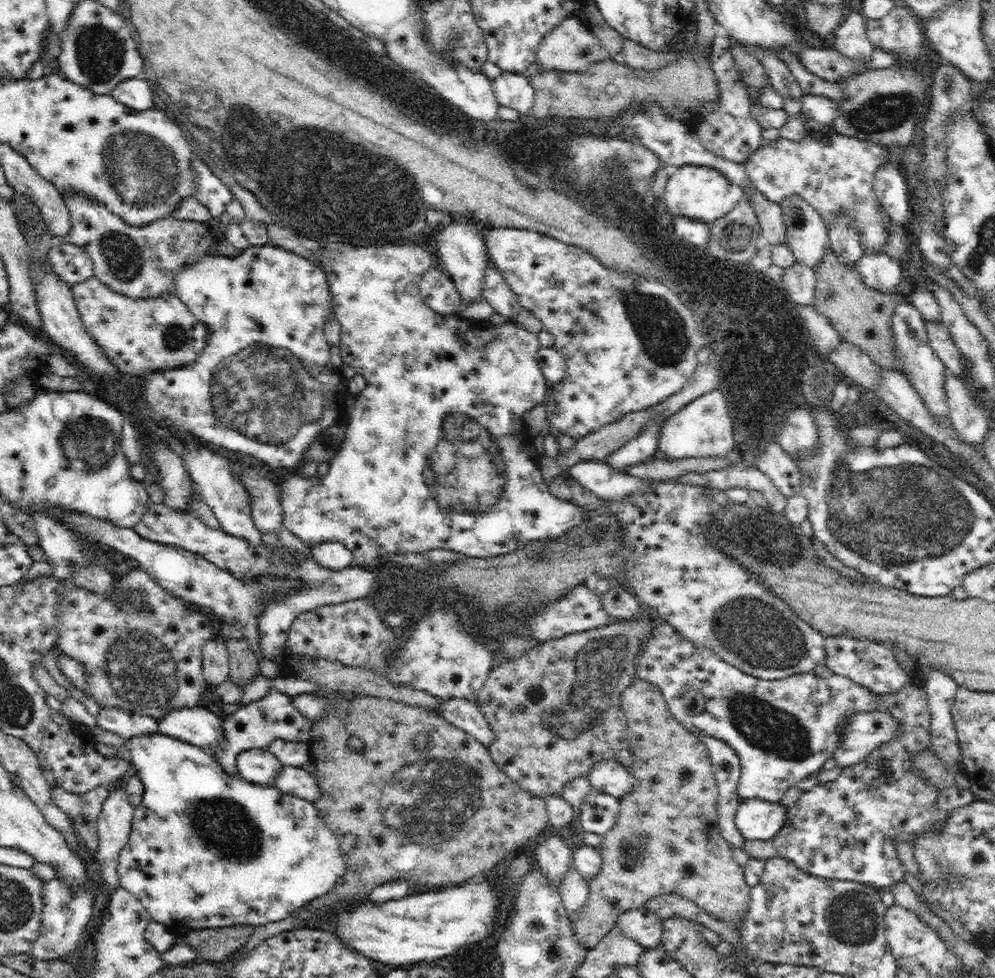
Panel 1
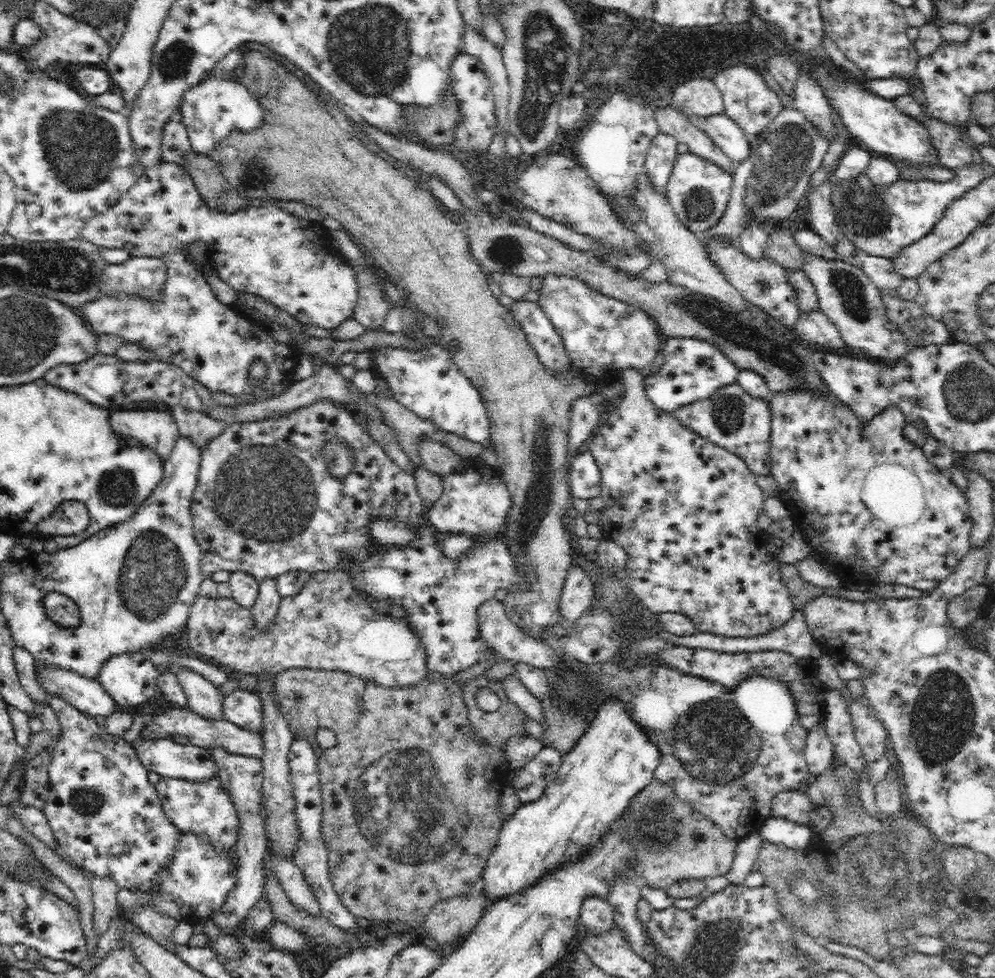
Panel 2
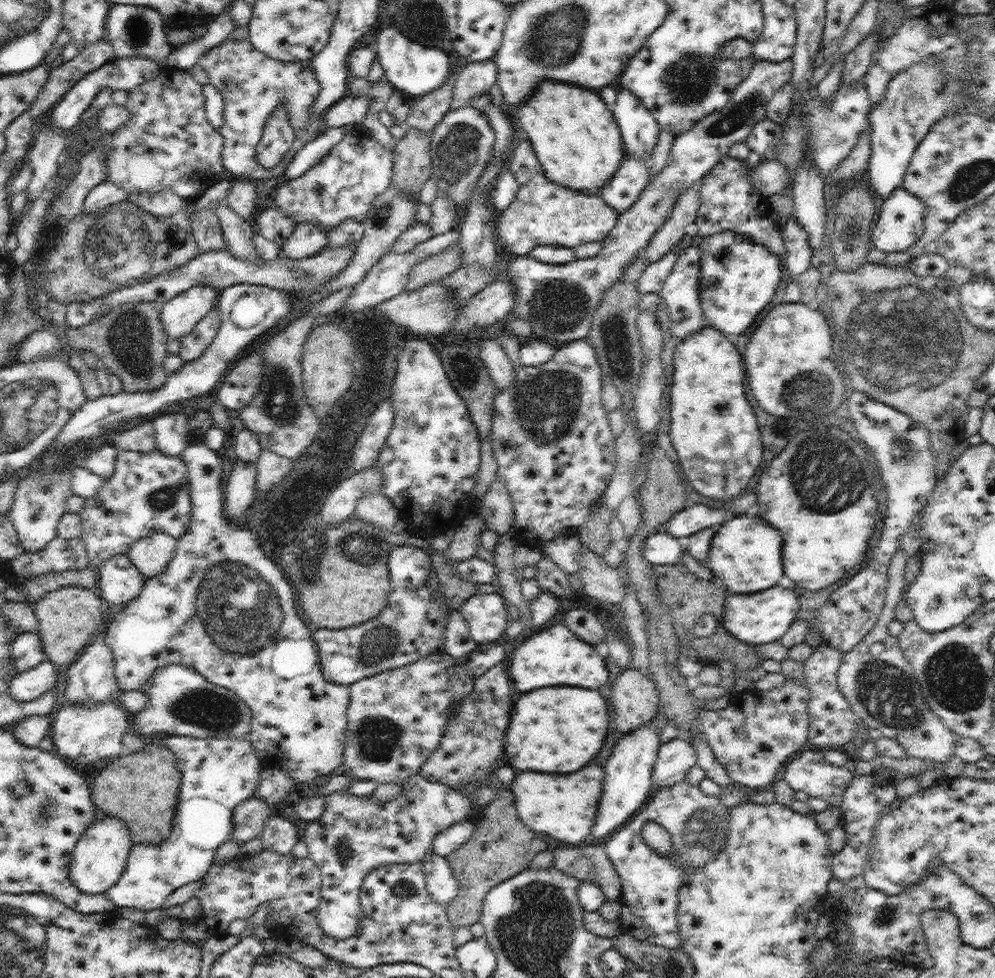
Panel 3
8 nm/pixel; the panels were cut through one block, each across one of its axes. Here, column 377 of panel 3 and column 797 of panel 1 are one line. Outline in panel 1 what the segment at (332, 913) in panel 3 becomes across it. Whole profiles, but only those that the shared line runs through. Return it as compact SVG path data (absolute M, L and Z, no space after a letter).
M910 683L906 684L906 686L902 686L902 688L898 690L898 692L894 692L894 694L876 694L875 704L877 704L878 711L889 714L889 716L892 716L899 724L899 735L892 741L886 741L878 745L877 749L874 749L874 752L872 752L868 758L864 758L864 761L858 762L858 764L852 766L842 767L842 771L836 780L824 784L815 784L812 790L803 792L799 796L798 801L794 804L794 807L788 809L784 826L773 838L773 843L778 855L782 858L790 859L794 865L808 874L826 879L834 878L846 881L858 881L866 883L867 885L870 884L872 887L881 888L883 886L890 886L891 884L898 884L898 882L906 880L906 865L904 865L904 861L900 859L900 855L898 855L898 851L896 851L896 847L894 847L894 842L896 840L901 840L901 842L907 842L912 845L912 842L914 842L920 834L924 834L924 832L939 832L942 830L942 826L948 822L948 818L950 818L950 814L952 814L954 810L966 806L977 799L971 789L962 789L957 785L938 789L938 787L932 785L926 777L922 777L922 773L913 771L913 761L915 757L919 753L922 753L922 750L930 749L930 707L928 707L928 696L923 687L915 686Z

